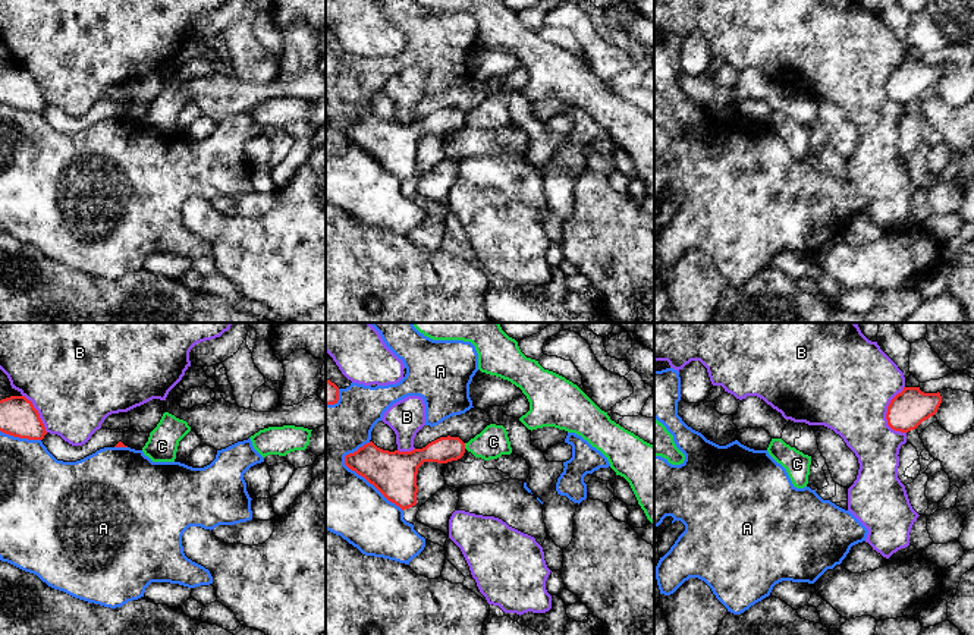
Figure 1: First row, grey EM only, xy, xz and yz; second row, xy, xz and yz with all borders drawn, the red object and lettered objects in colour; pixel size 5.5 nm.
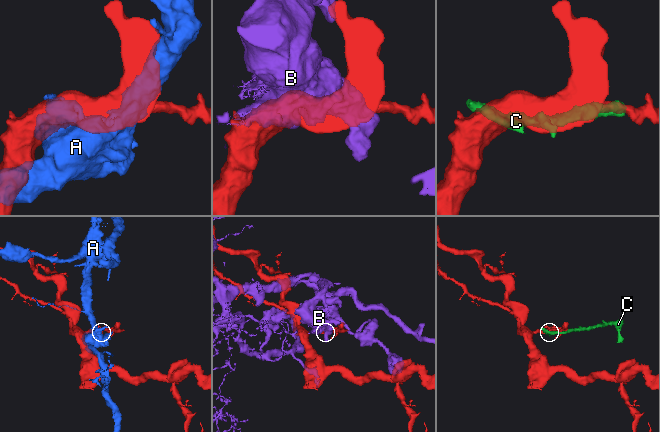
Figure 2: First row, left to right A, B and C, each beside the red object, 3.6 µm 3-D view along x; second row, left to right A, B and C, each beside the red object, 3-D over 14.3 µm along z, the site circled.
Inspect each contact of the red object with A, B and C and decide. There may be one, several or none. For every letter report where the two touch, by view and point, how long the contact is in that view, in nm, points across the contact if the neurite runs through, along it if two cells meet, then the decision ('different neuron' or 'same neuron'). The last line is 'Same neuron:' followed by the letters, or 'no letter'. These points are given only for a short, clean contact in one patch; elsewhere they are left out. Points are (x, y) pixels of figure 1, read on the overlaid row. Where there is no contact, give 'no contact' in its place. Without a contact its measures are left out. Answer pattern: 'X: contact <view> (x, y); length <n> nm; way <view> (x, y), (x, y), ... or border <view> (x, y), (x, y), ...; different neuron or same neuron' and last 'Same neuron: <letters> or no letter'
A: contact xz (370, 483); length 440 nm; different neuron
B: contact yz (888, 412); length 260 nm; different neuron
C: contact xz (464, 446); length 30 nm; border xz (464, 443), (465, 448); different neuron
Same neuron: no letter

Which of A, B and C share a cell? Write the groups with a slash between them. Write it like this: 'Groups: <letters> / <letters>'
Groups: A / B / C

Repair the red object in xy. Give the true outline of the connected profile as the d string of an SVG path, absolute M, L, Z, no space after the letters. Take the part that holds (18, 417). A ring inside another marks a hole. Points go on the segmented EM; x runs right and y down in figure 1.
M25 396L0 400L0 431L28 440L43 440L47 434L38 411Z

